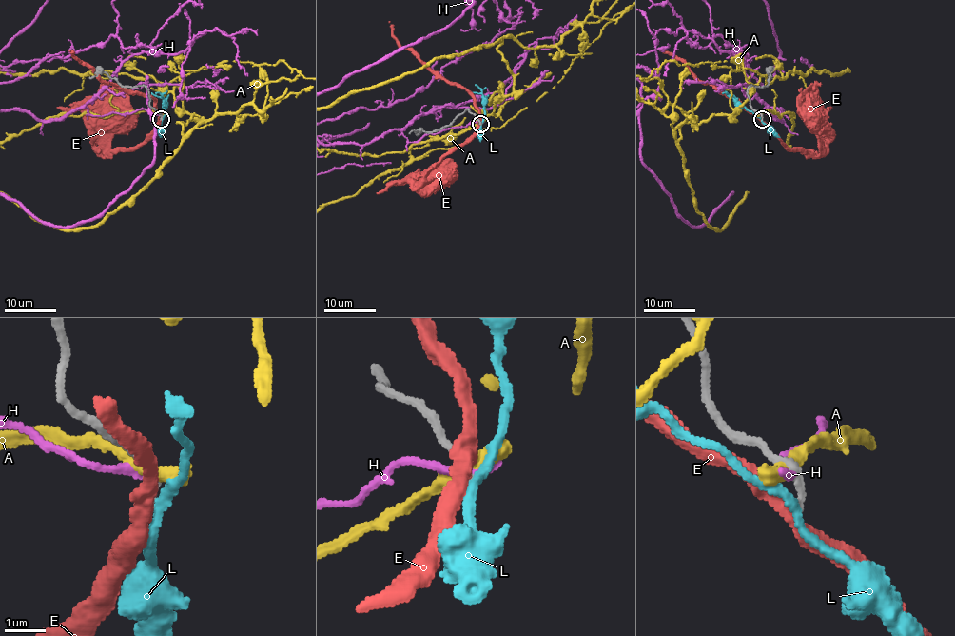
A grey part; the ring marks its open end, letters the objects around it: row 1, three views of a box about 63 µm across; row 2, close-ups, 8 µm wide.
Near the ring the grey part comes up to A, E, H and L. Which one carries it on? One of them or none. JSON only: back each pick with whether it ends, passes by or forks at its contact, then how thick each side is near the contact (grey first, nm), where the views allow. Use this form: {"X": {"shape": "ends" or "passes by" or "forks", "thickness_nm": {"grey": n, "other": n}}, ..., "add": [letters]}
{"add": []}

